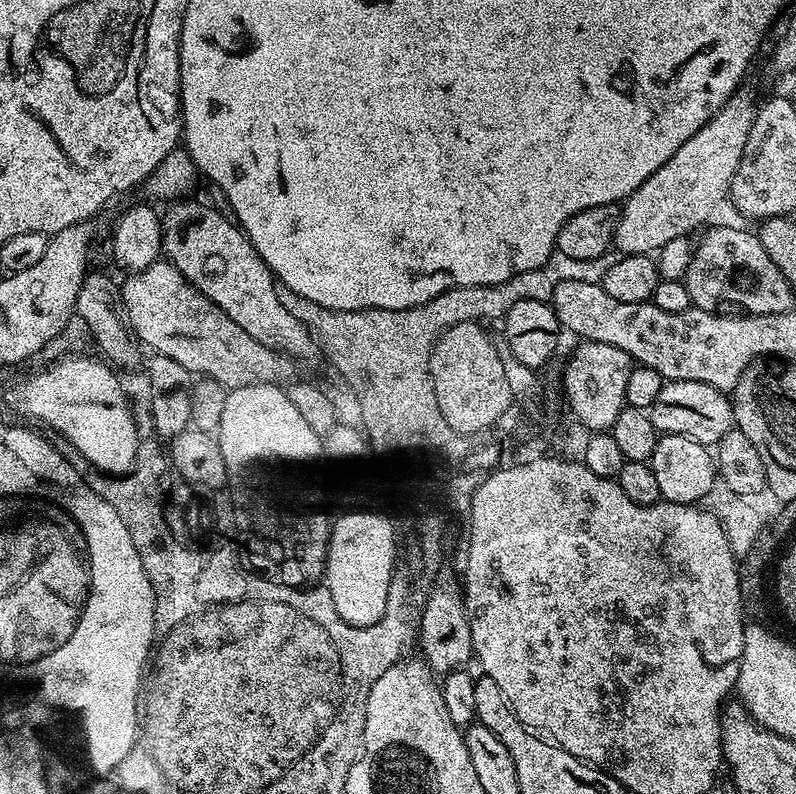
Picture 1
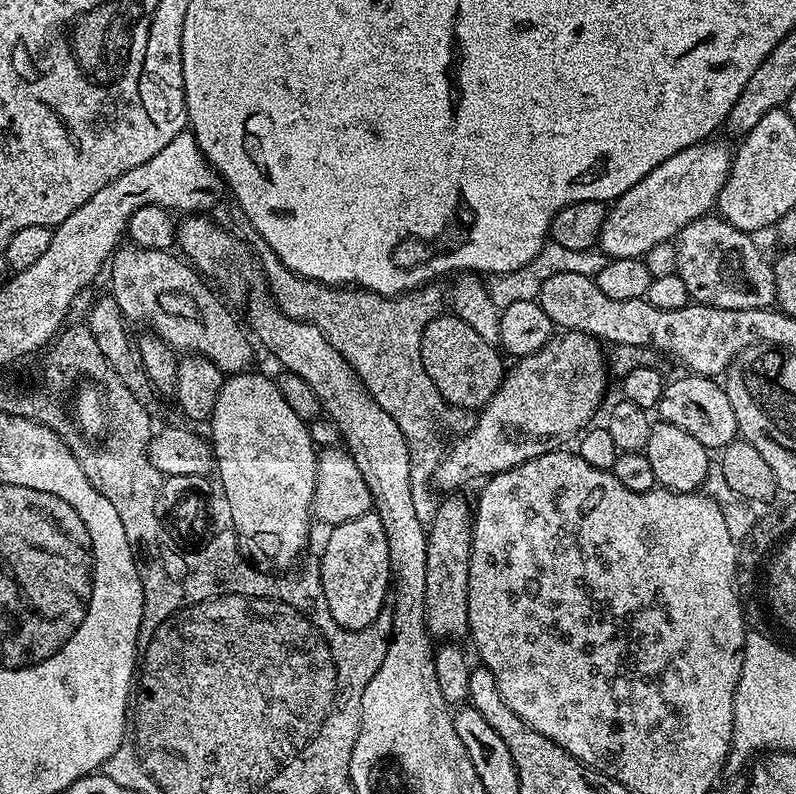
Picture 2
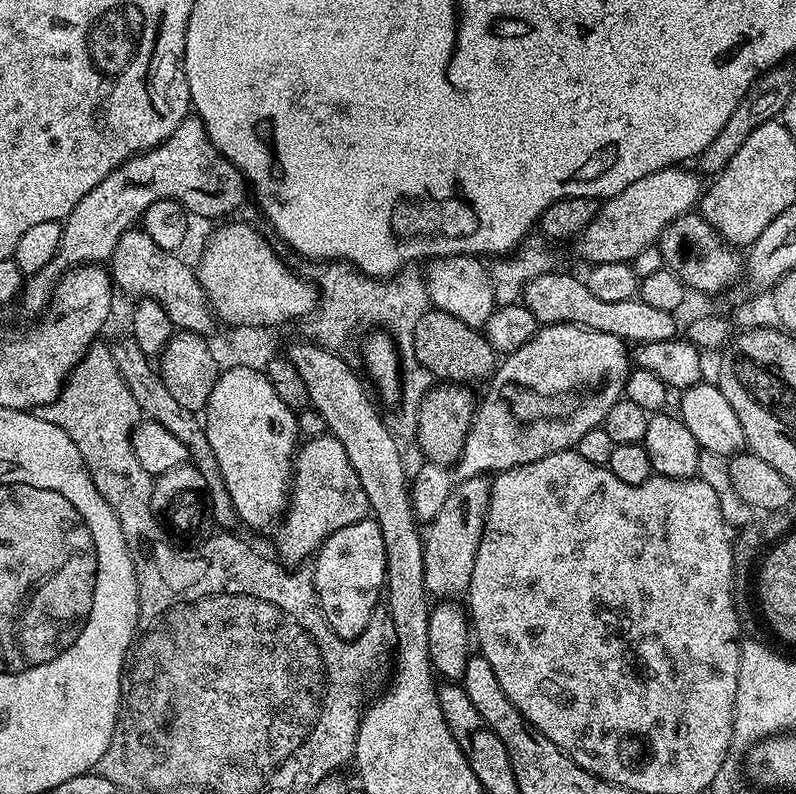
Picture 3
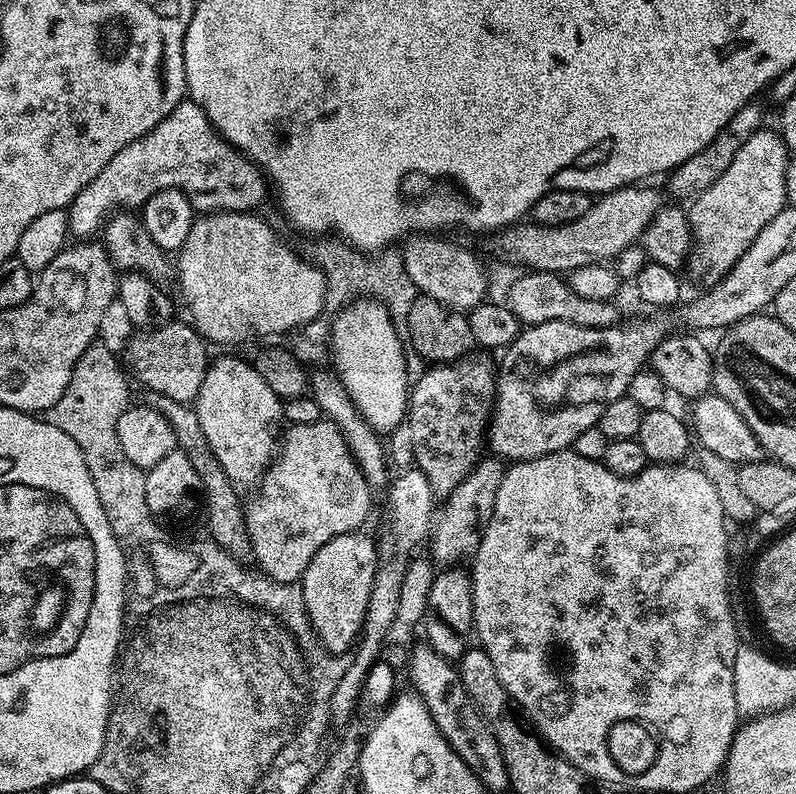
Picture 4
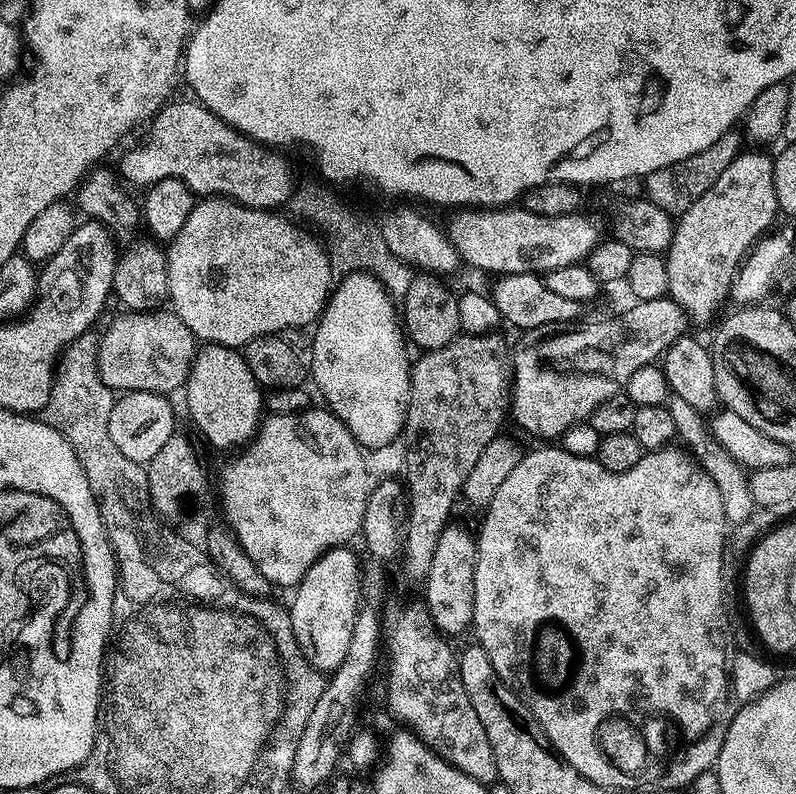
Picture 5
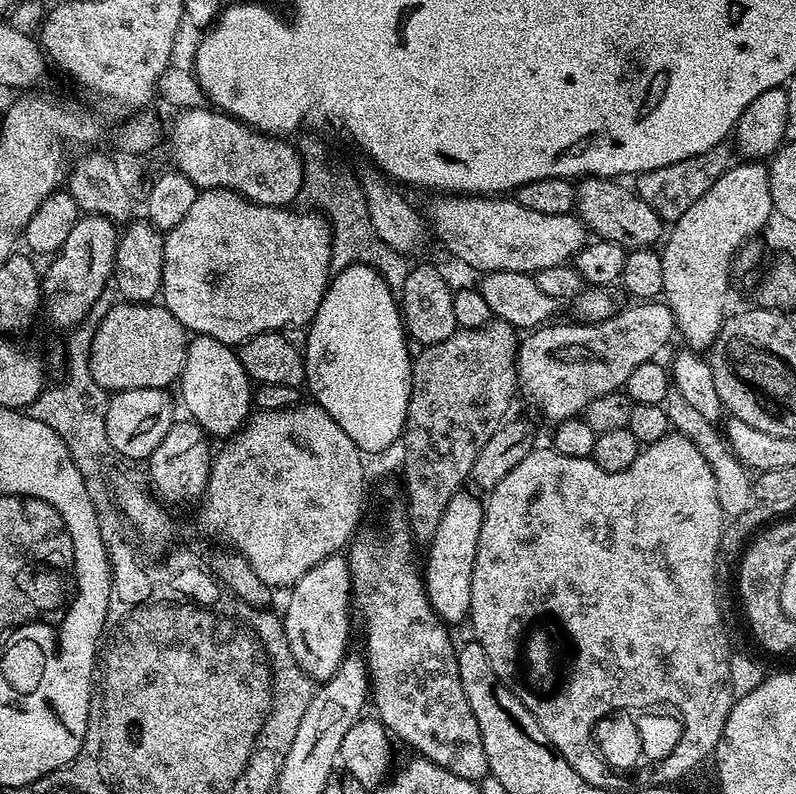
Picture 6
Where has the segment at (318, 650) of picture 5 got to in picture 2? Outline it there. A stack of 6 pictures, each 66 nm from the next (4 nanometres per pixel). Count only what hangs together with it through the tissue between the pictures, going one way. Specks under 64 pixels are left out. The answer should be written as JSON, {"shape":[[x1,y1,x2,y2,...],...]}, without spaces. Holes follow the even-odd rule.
{"shape":[[373,510,350,522,335,525,329,532,332,533,324,544,324,556,319,557,318,588,326,594,326,606,330,614,334,614,334,622,338,622,338,626,346,630,357,632,370,627,378,619,380,613,385,611,386,601,390,596,392,563,390,562,390,546,386,542,386,526,382,526,382,518,378,518,378,514]]}

